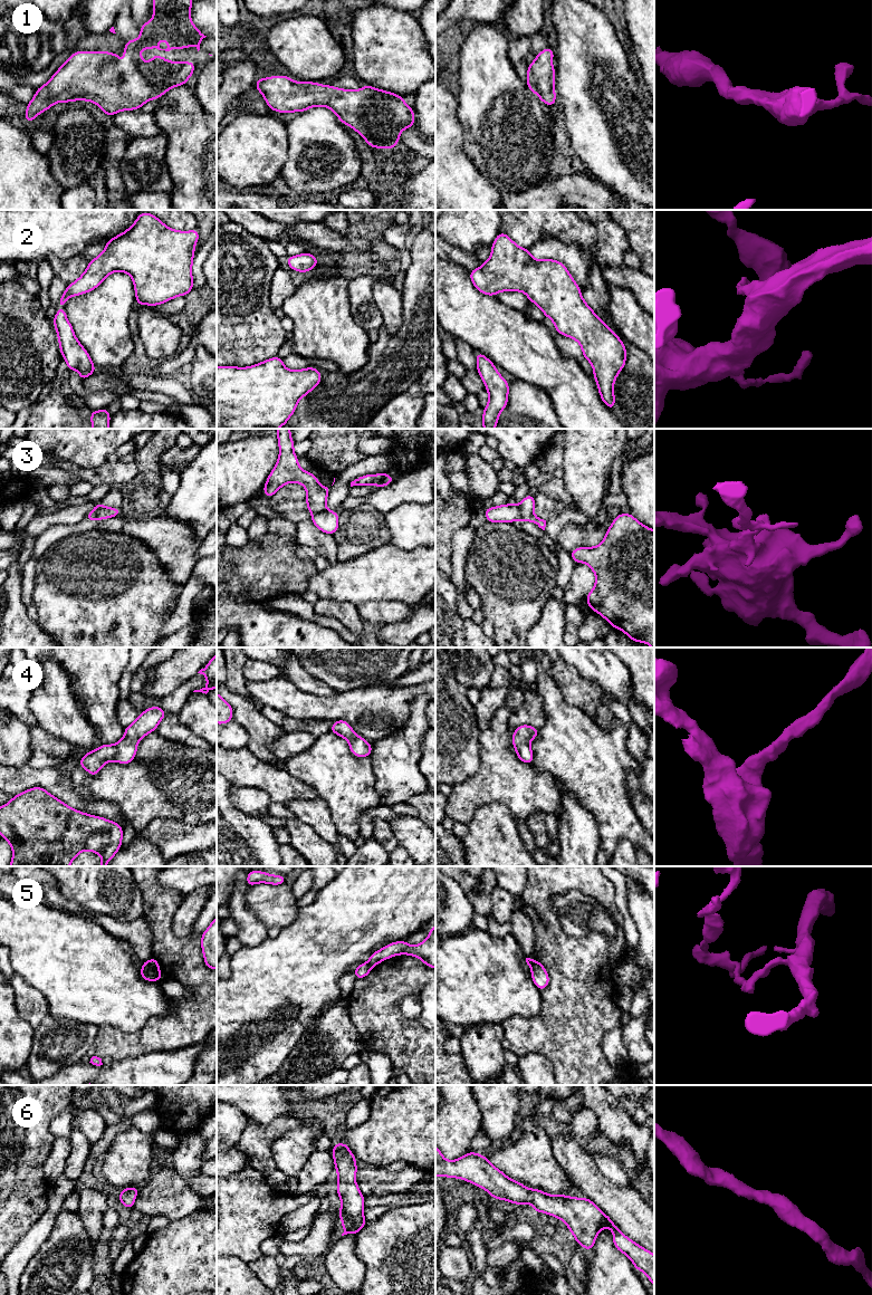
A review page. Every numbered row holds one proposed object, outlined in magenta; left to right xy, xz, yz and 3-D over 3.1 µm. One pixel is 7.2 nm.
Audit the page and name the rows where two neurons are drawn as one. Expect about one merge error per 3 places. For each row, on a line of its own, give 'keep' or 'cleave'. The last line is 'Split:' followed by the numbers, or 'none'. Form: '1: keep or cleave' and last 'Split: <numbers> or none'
1: keep
2: keep
3: cleave
4: keep
5: cleave
6: keep
Split: 3, 5

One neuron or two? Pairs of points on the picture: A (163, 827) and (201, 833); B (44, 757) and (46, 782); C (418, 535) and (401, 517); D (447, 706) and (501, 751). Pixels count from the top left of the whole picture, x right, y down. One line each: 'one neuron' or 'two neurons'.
A: one neuron
B: two neurons
C: one neuron
D: two neurons

